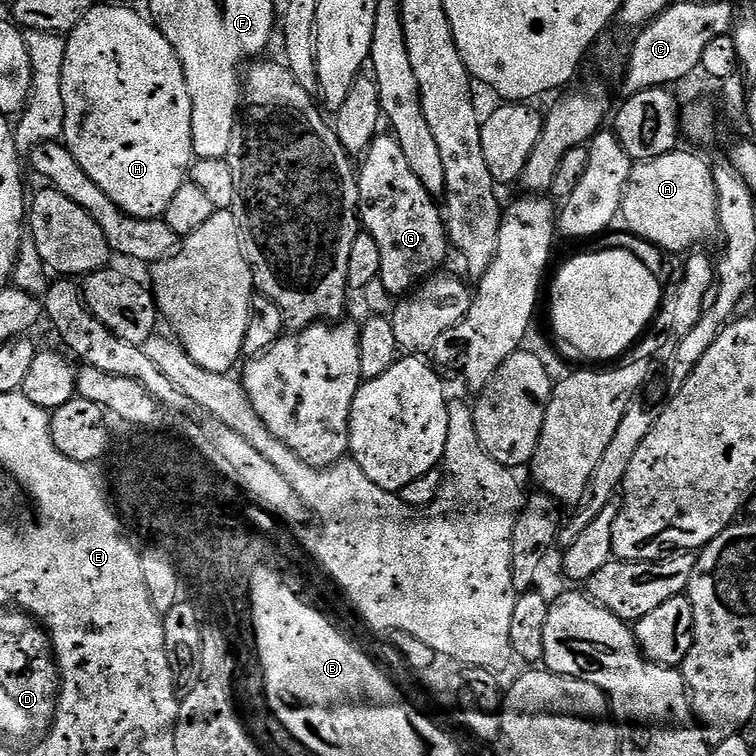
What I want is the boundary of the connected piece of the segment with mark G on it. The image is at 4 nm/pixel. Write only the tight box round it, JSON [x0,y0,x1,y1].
[358,134,450,298]

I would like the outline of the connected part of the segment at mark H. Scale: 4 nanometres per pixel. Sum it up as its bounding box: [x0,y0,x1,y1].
[62,3,193,220]

